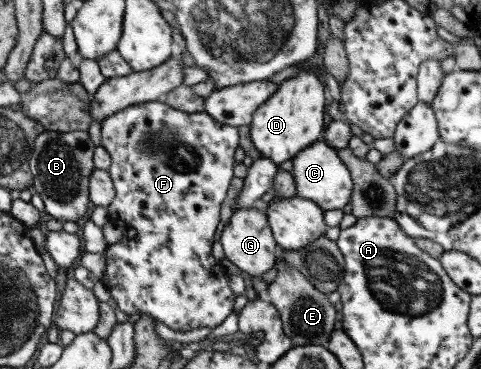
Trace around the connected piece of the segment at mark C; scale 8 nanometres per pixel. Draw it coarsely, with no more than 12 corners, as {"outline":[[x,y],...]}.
{"outline":[[324,142],[286,165],[296,197],[321,210],[350,201],[349,171]]}

